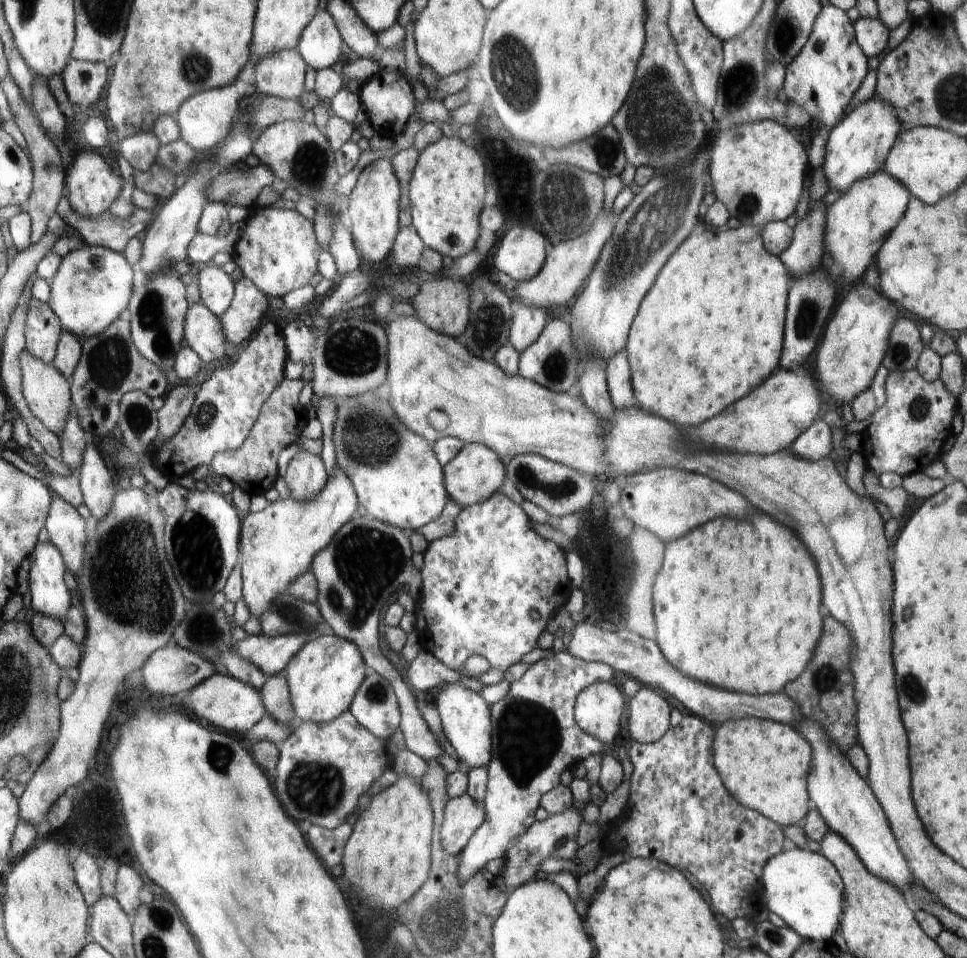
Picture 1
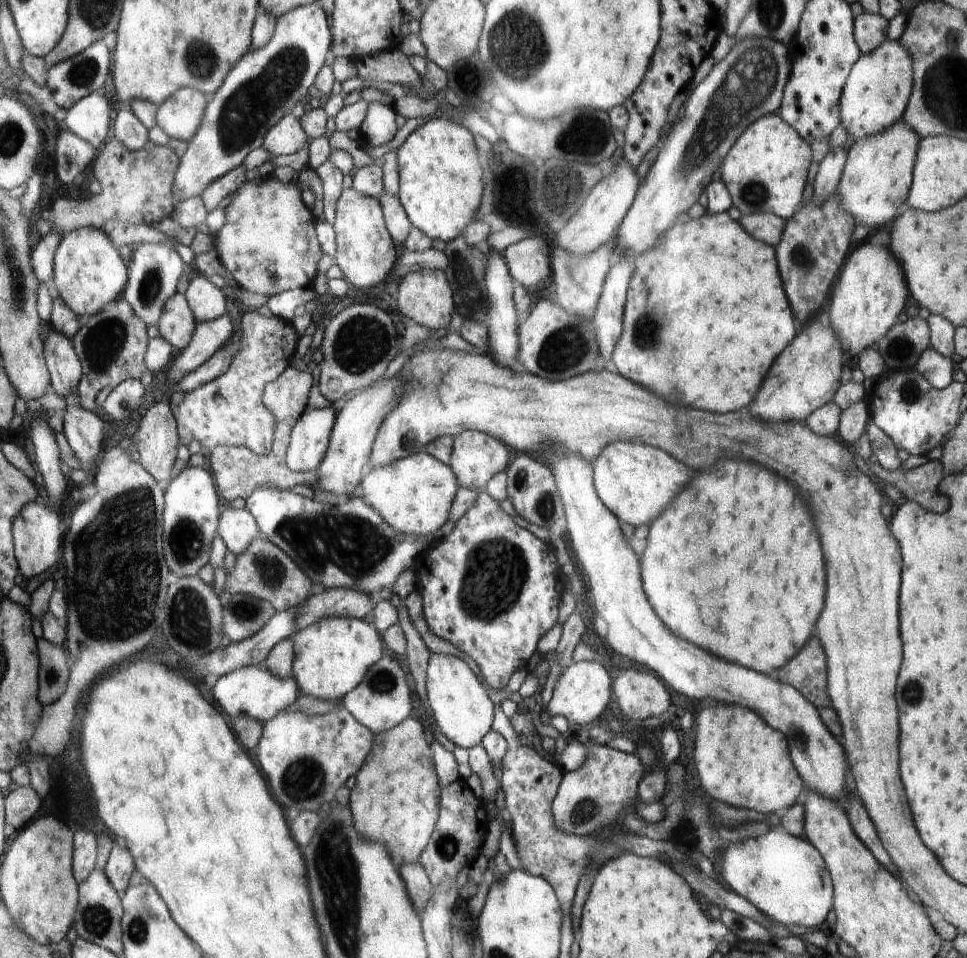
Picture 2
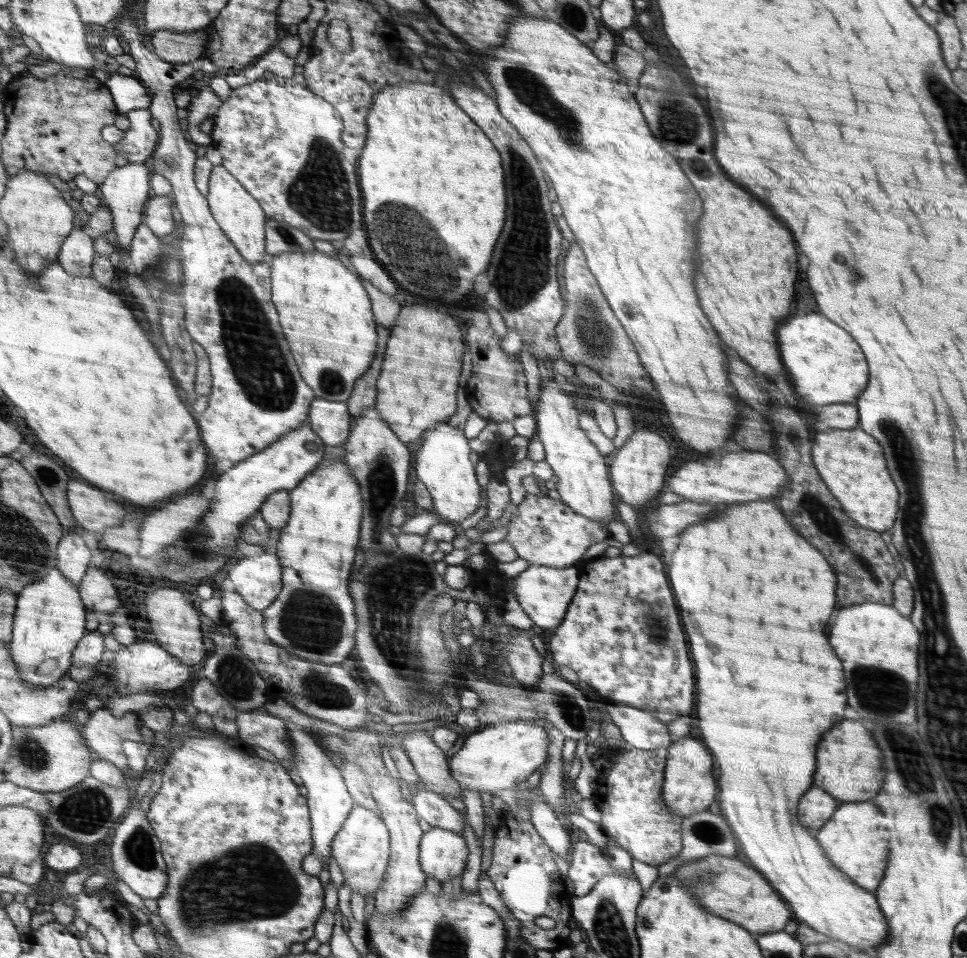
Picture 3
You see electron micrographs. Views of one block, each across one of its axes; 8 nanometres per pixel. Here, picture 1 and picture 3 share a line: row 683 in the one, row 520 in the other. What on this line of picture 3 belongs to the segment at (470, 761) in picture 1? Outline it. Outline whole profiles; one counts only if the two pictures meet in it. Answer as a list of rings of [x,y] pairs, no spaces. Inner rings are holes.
[[[448,422],[436,424],[428,435],[424,435],[422,446],[416,451],[416,472],[430,493],[433,510],[446,519],[446,522],[461,522],[478,508],[480,486],[476,482],[473,462],[470,462],[470,446],[462,430],[458,430]]]

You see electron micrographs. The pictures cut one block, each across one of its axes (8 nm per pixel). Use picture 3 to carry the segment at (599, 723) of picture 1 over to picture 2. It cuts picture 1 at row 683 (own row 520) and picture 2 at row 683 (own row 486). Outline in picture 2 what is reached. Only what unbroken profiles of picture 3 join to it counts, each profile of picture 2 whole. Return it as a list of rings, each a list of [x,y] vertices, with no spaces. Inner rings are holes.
[[[596,661],[572,662],[555,684],[552,699],[548,705],[549,714],[564,716],[570,724],[590,724],[606,710],[612,698],[613,684],[608,672]]]

